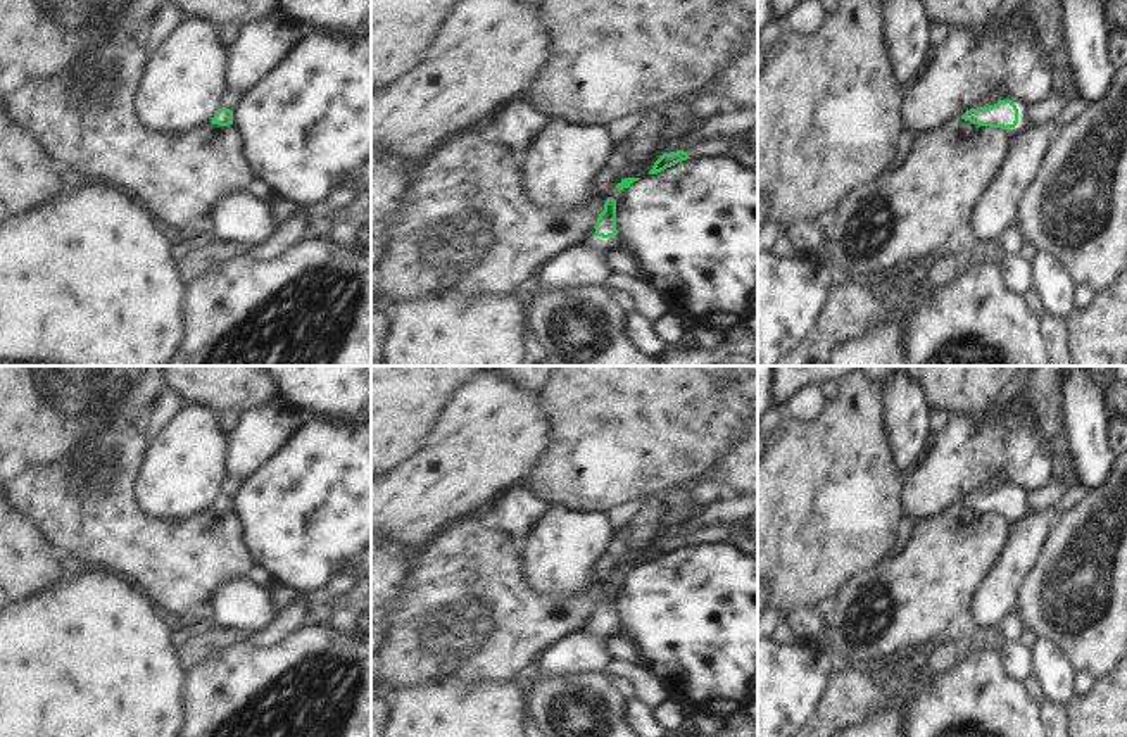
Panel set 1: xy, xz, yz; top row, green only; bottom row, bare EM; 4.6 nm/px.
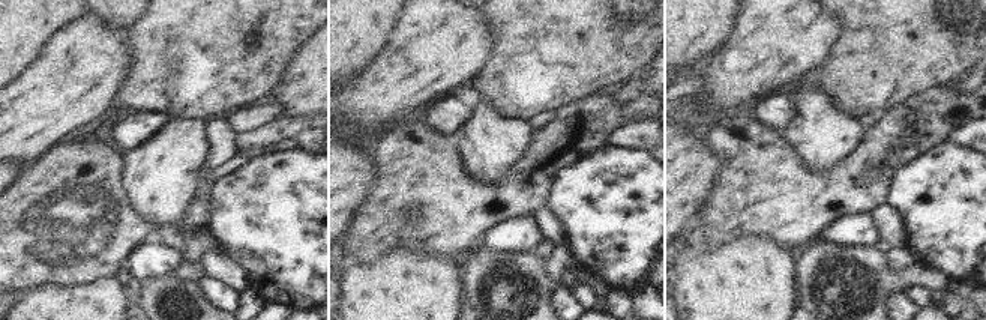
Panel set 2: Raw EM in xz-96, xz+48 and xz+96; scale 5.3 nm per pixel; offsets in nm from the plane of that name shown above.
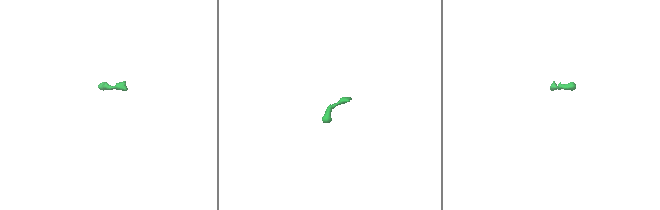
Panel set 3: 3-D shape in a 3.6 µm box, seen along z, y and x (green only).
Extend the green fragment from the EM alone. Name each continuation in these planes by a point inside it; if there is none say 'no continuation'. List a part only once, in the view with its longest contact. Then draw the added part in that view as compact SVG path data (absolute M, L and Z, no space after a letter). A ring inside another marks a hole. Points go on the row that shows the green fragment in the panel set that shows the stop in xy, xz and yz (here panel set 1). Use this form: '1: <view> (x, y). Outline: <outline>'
1: xz (720, 147). Outline: M751 135L740 138L716 138L708 140L694 148L690 148L687 154L692 161L702 159L702 157L725 157L730 150L735 147L747 147L752 148Z
2: yz (1024, 121). Outline: M1020 104L1020 105L1017 105L1017 109L1018 109L1018 123L1017 123L1015 129L1025 131L1030 126L1029 105Z

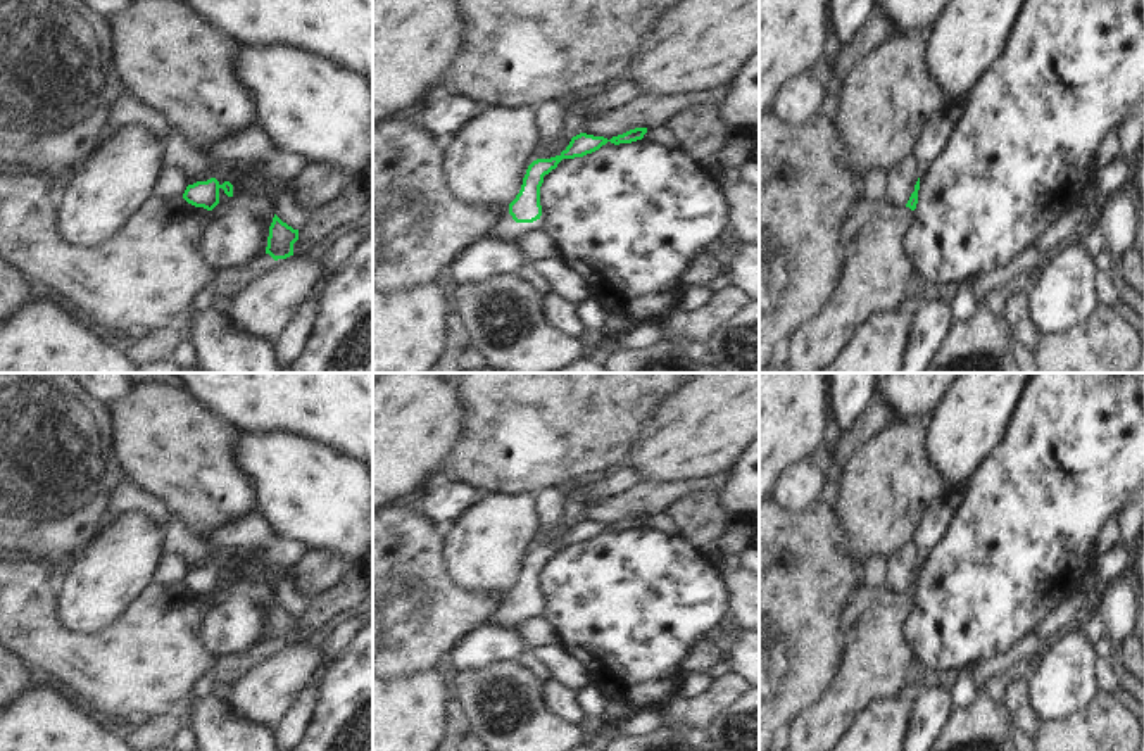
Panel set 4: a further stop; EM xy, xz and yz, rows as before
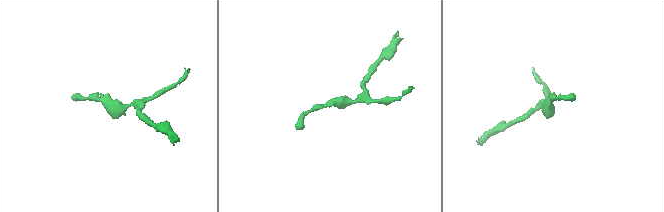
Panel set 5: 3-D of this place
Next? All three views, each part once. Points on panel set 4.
1: xz (506, 230). Outline: M506 209L495 226L492 226L485 238L500 240L500 242L514 242L516 238L537 231L545 230L544 221L537 219L533 223L516 223Z

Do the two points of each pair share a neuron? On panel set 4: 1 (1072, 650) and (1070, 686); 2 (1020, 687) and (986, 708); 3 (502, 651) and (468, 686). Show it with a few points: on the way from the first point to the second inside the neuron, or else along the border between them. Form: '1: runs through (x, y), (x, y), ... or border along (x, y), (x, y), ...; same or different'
1: runs through (1070, 658), (1070, 677); same
2: border along (1005, 703), (1013, 724); different
3: border along (513, 662), (459, 677); different

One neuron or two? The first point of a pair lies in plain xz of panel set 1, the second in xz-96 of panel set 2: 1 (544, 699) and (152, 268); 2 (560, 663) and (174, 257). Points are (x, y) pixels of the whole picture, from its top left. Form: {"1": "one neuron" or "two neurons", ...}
{"1": "two neurons", "2": "one neuron"}

